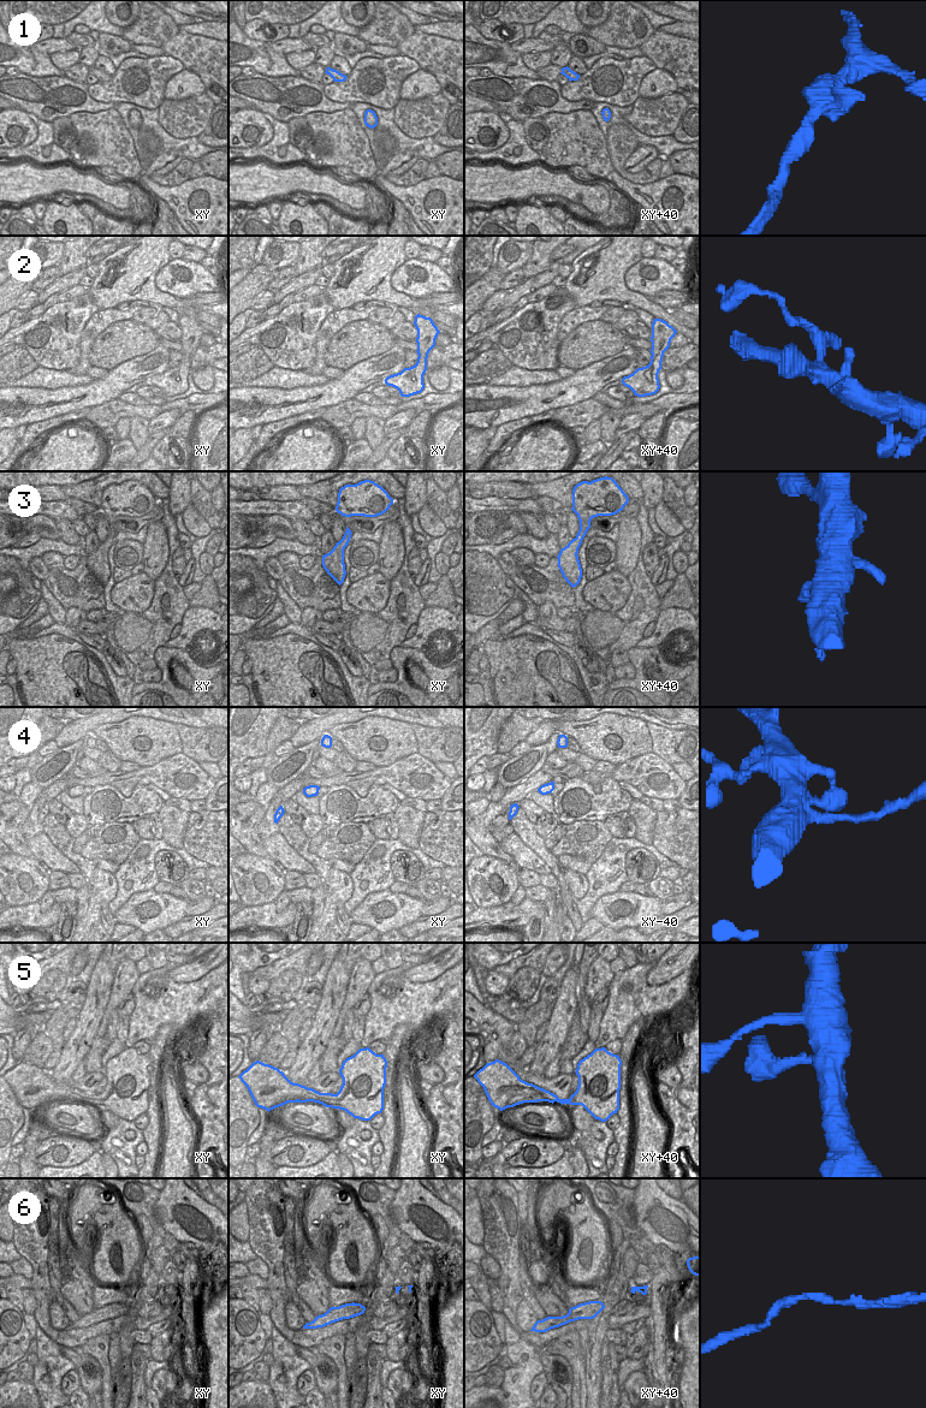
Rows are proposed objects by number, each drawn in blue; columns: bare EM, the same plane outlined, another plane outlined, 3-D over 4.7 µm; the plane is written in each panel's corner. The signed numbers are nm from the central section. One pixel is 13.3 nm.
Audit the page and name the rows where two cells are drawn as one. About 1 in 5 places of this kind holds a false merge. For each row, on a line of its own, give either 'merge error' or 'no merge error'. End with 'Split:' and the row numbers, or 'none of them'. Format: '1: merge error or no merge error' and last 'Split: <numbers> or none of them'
1: no merge error
2: no merge error
3: no merge error
4: no merge error
5: no merge error
6: no merge error
Split: none of them

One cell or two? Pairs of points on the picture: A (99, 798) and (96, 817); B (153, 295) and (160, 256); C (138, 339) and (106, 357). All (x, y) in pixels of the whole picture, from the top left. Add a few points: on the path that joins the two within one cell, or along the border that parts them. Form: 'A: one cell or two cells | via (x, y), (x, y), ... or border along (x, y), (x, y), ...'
A: one cell | via (99, 803), (96, 812)
B: one cell | via (150, 285), (150, 266)
C: one cell | via (130, 339), (123, 340), (114, 349)

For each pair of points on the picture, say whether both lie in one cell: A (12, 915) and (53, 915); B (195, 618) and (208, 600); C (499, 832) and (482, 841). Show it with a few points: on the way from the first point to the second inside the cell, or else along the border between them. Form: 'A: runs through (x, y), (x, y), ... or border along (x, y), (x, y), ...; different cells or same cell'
A: runs through (22, 916), (43, 918); same cell
B: border along (190, 605), (211, 609); different cells
C: border along (488, 829), (498, 843); different cells

